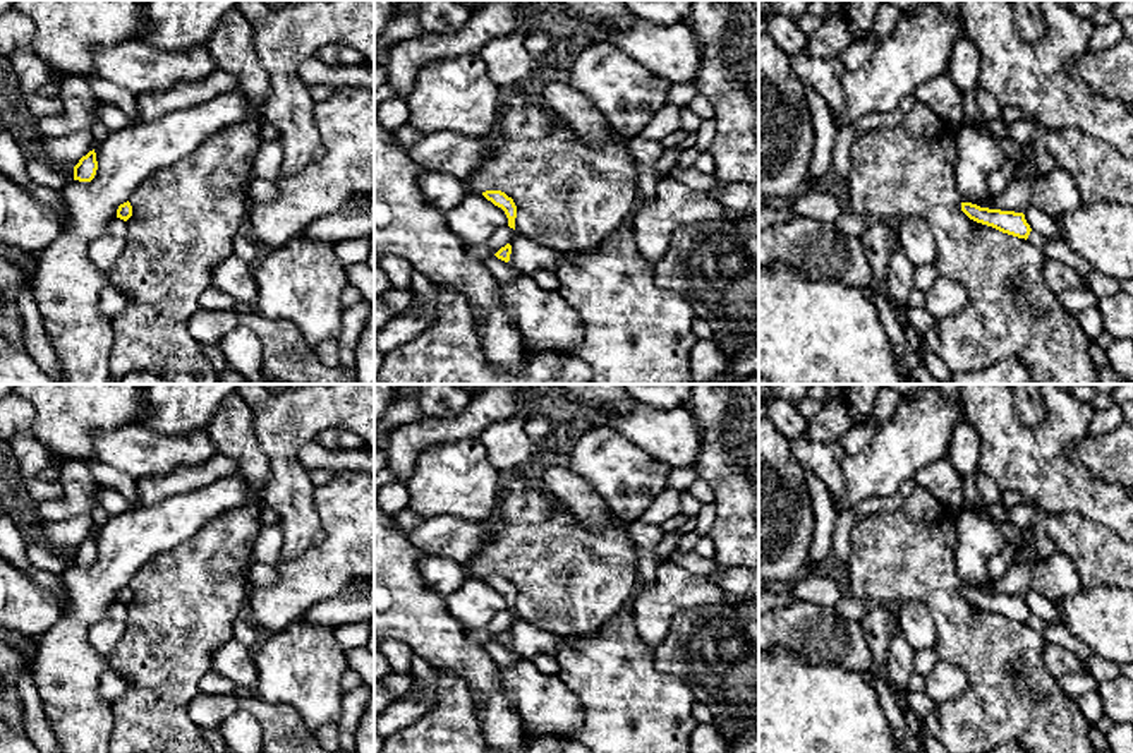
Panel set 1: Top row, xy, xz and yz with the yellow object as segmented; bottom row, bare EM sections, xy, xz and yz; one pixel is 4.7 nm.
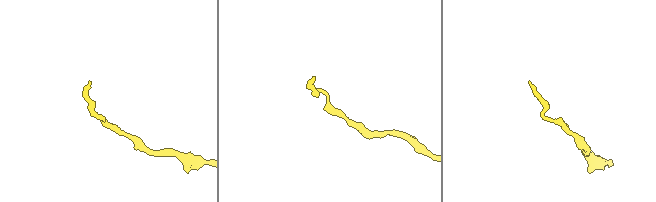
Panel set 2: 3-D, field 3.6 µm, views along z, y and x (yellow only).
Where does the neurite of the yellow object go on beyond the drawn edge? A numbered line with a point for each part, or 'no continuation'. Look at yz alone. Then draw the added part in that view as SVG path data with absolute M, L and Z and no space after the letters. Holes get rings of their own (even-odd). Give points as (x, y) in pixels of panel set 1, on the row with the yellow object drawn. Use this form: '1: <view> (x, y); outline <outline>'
no continuation

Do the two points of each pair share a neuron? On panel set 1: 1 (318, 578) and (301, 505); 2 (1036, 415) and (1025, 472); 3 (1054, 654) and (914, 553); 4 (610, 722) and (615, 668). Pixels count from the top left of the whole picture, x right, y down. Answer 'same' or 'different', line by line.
1: different
2: different
3: different
4: same

